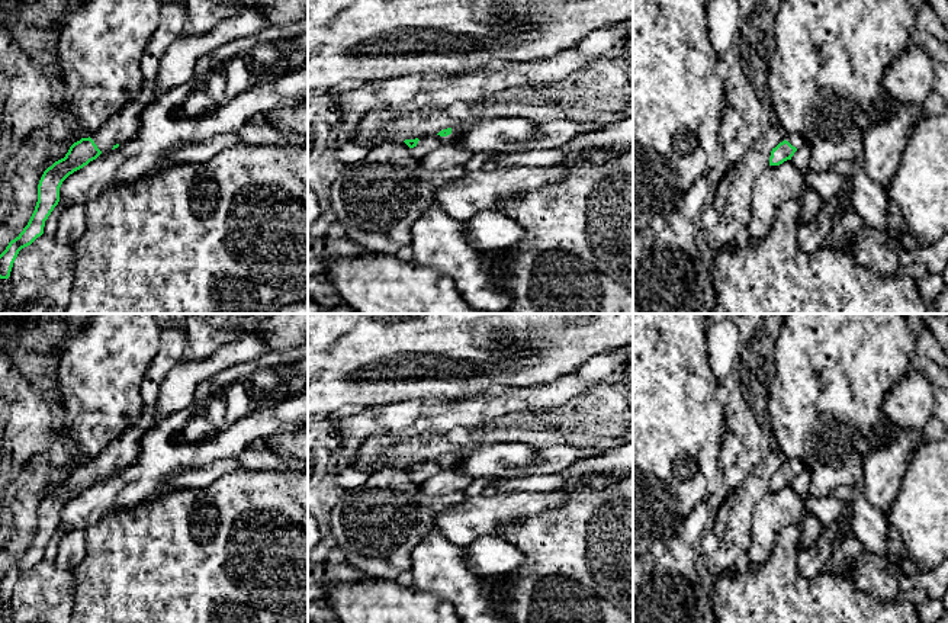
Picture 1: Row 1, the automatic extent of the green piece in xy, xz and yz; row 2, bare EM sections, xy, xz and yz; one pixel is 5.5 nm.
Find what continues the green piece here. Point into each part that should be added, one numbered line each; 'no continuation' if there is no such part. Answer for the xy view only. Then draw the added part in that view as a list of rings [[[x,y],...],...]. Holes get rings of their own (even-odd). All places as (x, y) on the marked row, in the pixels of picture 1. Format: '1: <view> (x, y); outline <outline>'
1: xy (124, 127); outline [[[161,0],[160,23],[141,58],[144,76],[141,94],[90,135],[102,152],[107,152],[116,144],[125,144],[138,137],[142,112],[154,96],[161,57],[167,46],[186,32],[187,26],[183,0]]]

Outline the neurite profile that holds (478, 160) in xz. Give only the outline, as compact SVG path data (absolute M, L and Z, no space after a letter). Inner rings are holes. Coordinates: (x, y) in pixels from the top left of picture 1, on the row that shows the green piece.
M475 152L472 154L470 160L463 164L463 167L470 170L481 170L483 168L485 163L489 160L489 152Z

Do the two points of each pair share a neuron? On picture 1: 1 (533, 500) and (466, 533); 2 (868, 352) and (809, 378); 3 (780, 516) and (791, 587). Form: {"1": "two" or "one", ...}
{"1": "one", "2": "one", "3": "two"}

